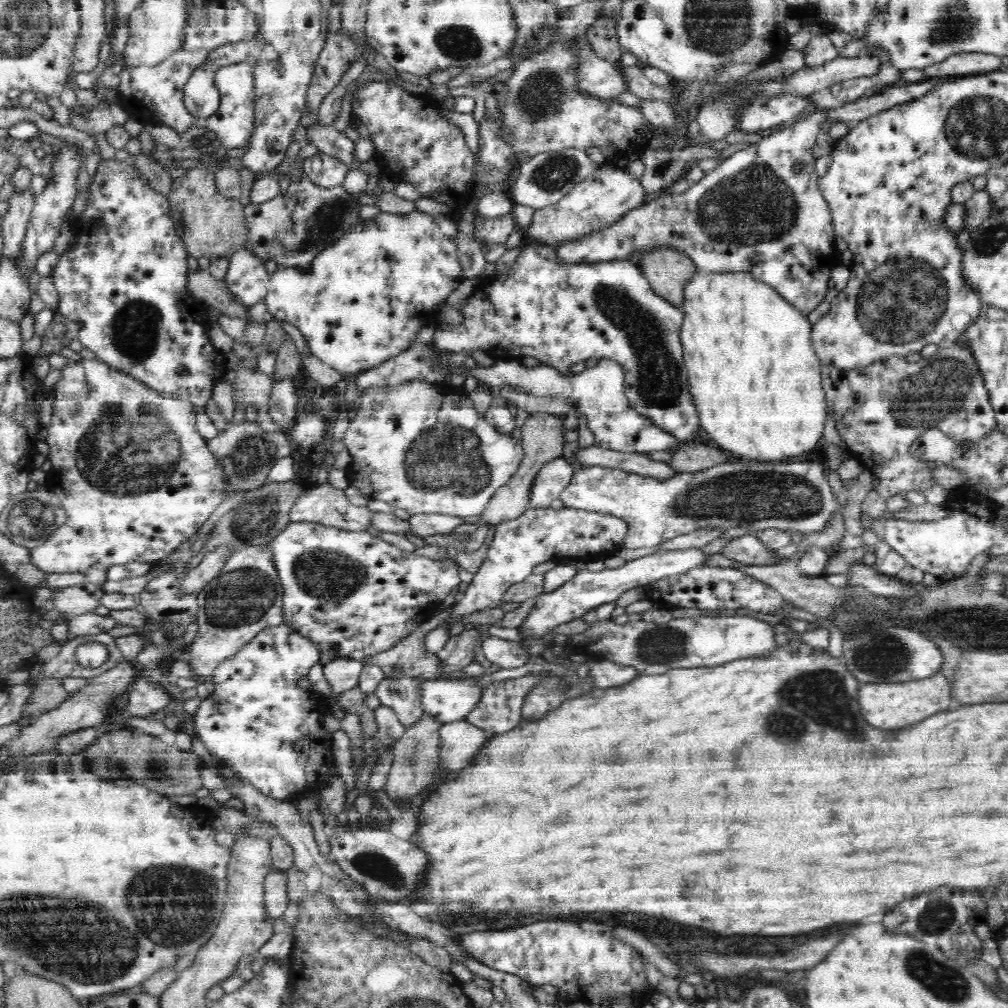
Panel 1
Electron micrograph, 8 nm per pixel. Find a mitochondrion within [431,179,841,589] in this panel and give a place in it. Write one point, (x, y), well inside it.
(748, 495)

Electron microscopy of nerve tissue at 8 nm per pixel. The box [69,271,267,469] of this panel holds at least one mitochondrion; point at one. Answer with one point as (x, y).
(137, 324)

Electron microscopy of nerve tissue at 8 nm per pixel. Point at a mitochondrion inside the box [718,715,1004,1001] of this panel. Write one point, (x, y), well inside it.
(936, 917)

